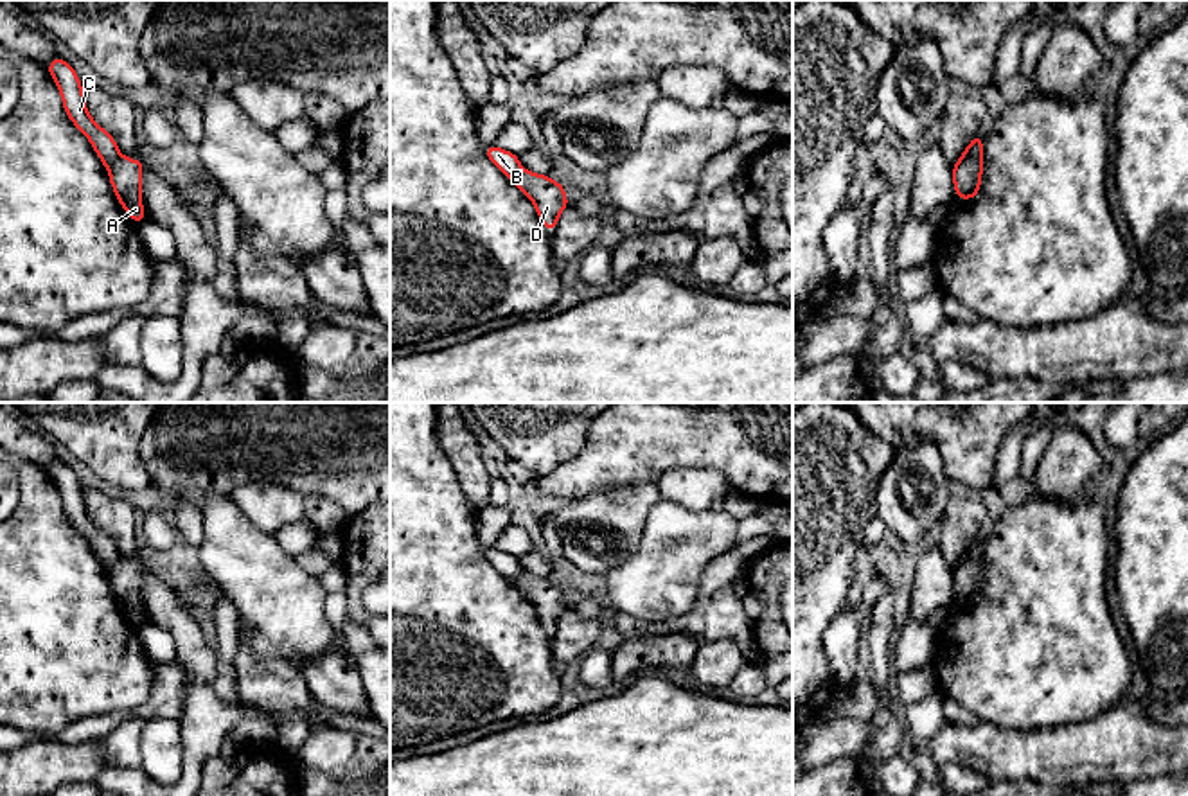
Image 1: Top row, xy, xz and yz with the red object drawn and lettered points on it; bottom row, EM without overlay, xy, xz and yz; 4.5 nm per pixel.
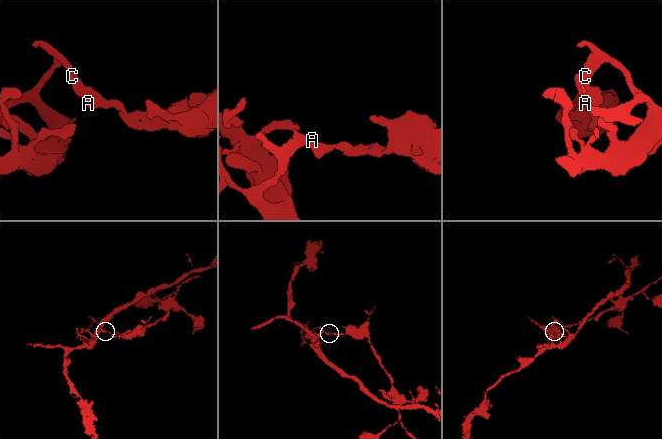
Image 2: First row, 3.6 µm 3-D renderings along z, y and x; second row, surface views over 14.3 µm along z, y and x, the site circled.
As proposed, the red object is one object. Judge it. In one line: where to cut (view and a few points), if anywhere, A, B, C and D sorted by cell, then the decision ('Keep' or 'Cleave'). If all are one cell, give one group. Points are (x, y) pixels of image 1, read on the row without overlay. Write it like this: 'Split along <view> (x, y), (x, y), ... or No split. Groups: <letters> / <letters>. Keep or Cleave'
Split along yz (982, 548), (953, 574). Groups: A D / B C. Cleave

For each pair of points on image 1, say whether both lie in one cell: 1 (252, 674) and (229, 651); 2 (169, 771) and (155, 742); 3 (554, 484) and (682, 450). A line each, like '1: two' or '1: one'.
1: two
2: one
3: one

